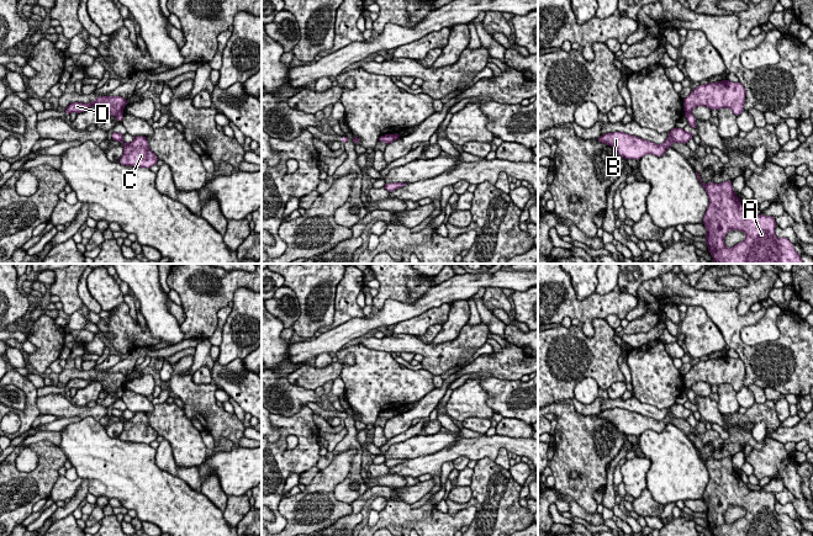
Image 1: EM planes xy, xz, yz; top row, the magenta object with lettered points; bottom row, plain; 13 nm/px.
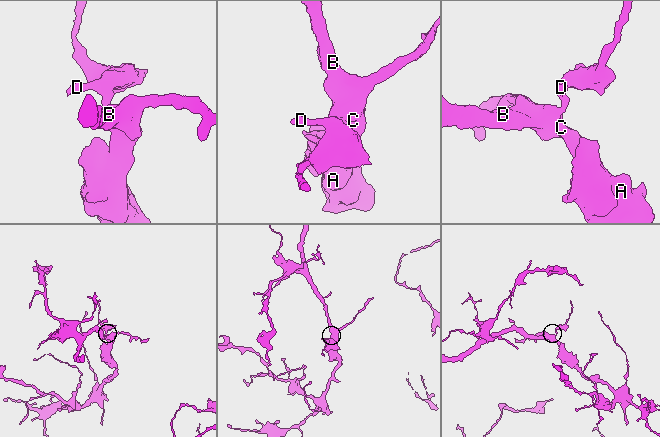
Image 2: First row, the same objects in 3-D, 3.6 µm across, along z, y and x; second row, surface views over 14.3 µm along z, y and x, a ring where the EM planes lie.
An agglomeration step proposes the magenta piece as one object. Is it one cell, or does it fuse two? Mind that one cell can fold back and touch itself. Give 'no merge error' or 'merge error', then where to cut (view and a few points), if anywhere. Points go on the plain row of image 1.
merge error; cut in yz along (685, 387), (690, 389)

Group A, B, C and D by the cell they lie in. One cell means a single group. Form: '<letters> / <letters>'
A B C / D

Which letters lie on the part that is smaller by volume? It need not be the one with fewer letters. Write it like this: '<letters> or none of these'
D

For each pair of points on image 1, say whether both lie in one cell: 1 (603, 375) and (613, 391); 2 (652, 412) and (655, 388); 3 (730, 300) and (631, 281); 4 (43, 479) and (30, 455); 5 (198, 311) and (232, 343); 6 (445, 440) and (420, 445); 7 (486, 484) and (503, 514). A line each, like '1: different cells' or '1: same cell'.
1: different cells
2: different cells
3: different cells
4: different cells
5: different cells
6: same cell
7: same cell

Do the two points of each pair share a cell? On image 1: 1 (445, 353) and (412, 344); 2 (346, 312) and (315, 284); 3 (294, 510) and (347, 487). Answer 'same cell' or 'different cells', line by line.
1: same cell
2: different cells
3: different cells

